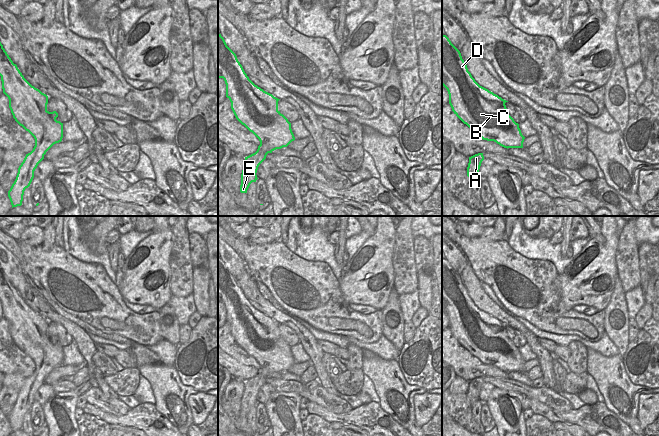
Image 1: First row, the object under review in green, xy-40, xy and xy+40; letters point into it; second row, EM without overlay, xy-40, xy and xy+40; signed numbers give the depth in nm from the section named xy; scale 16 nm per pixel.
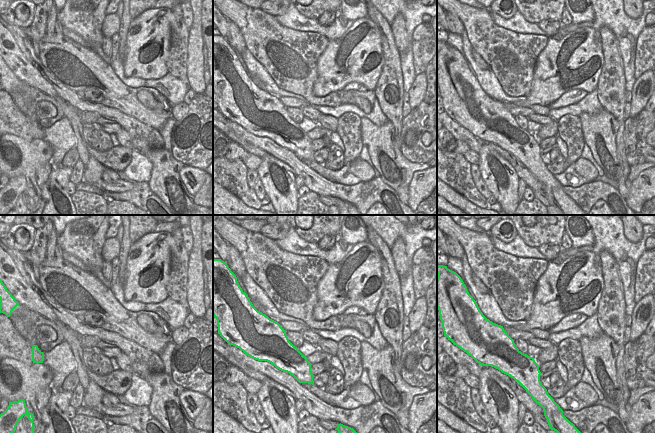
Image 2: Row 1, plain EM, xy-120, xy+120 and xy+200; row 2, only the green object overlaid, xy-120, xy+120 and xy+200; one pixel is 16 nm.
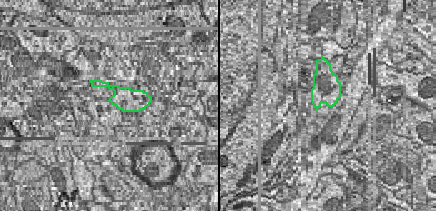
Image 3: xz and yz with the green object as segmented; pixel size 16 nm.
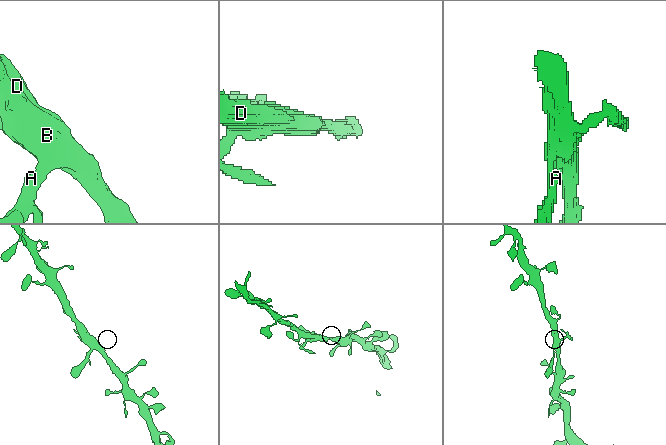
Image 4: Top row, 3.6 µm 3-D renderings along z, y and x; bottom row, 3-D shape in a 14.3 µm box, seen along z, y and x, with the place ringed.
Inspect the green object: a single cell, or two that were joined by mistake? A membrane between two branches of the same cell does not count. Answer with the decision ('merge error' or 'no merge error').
no merge error

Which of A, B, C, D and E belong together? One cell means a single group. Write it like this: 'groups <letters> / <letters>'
groups A B C D E

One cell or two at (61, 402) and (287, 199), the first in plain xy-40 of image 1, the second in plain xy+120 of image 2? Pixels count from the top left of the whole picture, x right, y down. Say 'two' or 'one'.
one

